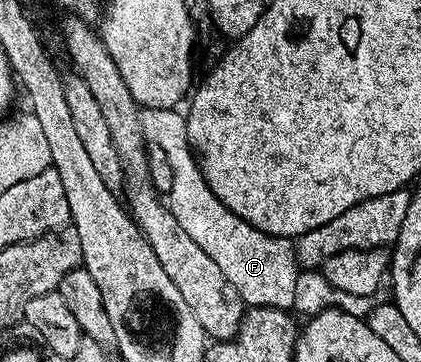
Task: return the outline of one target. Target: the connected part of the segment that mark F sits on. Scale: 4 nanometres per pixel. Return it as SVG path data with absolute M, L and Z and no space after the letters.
M178 108L143 109L142 135L147 143L164 148L172 166L172 188L168 195L168 205L176 224L196 240L197 246L218 265L220 272L228 279L228 284L240 292L247 307L267 306L277 310L289 311L295 299L295 287L300 271L296 250L291 239L277 238L252 228L240 216L236 216L208 188L198 167L198 159L188 140L188 124L185 113Z

